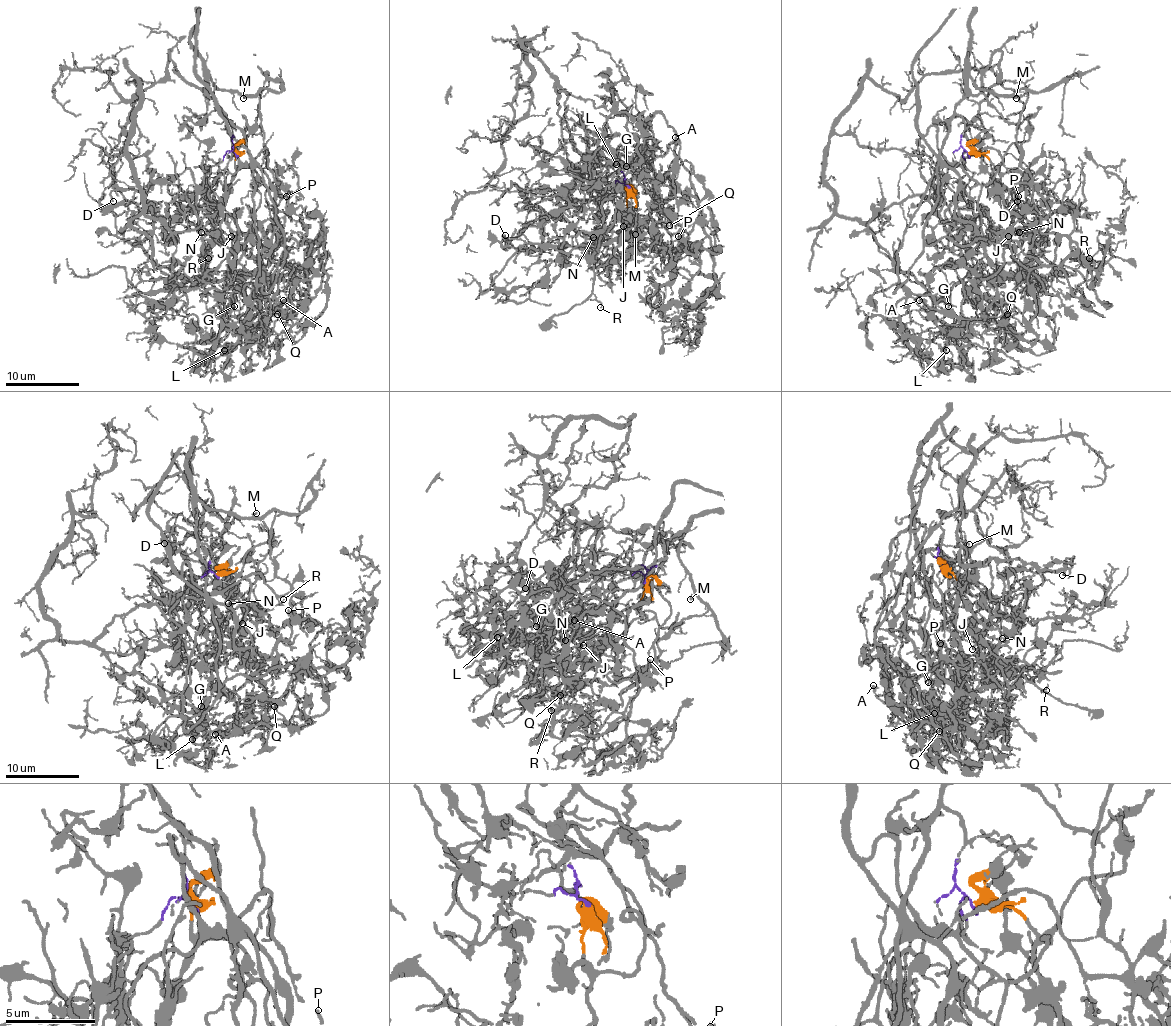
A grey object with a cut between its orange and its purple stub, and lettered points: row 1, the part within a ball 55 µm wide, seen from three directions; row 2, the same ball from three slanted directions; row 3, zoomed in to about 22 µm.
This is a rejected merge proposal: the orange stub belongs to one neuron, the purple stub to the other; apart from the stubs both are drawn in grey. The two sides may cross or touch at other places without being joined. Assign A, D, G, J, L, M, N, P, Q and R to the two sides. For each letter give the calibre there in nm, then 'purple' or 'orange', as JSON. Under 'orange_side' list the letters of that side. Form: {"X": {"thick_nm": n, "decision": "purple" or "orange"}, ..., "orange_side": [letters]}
{"A": {"thick_nm": 200, "decision": "orange"}, "D": {"thick_nm": 140, "decision": "orange"}, "G": {"thick_nm": 120, "decision": "orange"}, "J": {"thick_nm": 110, "decision": "orange"}, "L": {"thick_nm": 130, "decision": "orange"}, "M": {"thick_nm": 140, "decision": "purple"}, "N": {"thick_nm": 120, "decision": "orange"}, "P": {"thick_nm": 200, "decision": "orange"}, "Q": {"thick_nm": 100, "decision": "orange"}, "R": {"thick_nm": 90, "decision": "orange"}, "orange_side": ["A", "D", "G", "J", "L", "N", "P", "Q", "R"]}

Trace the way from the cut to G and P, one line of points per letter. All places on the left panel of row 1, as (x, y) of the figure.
G: (236, 154), (234, 163), (266, 189), (273, 233), (242, 235), (203, 279), (234, 306)
P: (236, 154), (238, 167), (249, 167), (260, 185), (251, 161), (268, 150), (280, 211), (288, 207), (286, 196)

